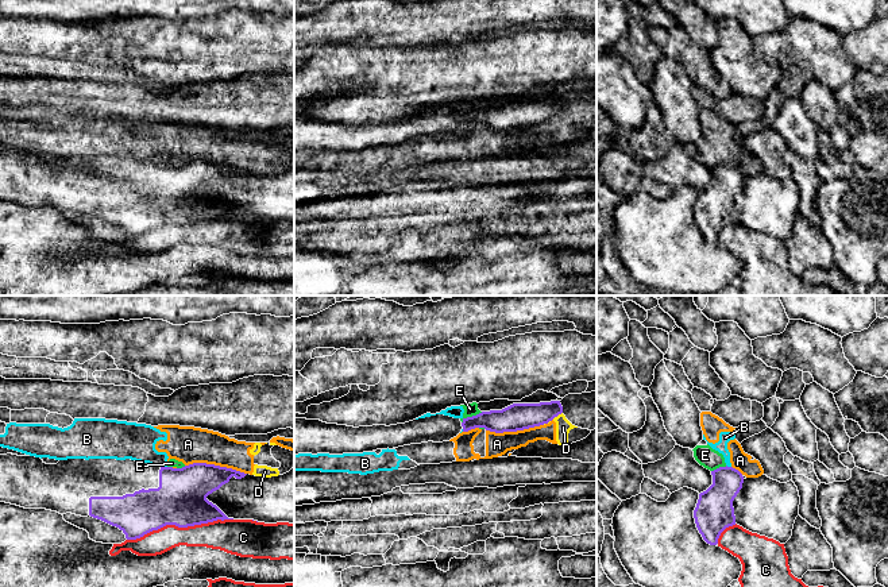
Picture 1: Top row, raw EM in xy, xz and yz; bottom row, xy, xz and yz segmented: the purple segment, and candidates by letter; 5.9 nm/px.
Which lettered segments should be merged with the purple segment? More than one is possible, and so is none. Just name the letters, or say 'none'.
none

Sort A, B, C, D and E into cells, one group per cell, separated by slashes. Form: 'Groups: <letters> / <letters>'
Groups: A B D E / C

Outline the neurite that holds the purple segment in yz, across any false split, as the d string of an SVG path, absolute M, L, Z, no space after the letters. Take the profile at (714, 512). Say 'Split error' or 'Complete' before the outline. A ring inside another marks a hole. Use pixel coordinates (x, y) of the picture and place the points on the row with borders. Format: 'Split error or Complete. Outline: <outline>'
Complete. Outline: M733 467L711 471L713 484L699 494L694 518L703 540L717 545L721 533L736 525L733 501L742 488L744 476Z

